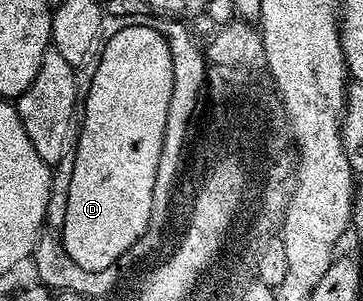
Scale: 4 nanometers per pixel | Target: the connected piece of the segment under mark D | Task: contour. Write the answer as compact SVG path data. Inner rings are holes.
M144 25L126 27L115 35L109 36L101 44L101 55L98 58L95 75L92 77L91 88L84 100L84 110L80 120L82 131L79 133L78 143L75 147L75 168L68 176L68 203L64 213L62 241L68 253L69 262L79 267L79 272L88 270L108 270L115 266L117 259L127 254L139 238L147 234L150 227L150 214L152 213L152 193L156 189L156 169L160 165L160 149L164 143L164 125L168 121L168 105L172 101L174 92L174 74L172 73L172 53L168 49L168 41L154 28Z

